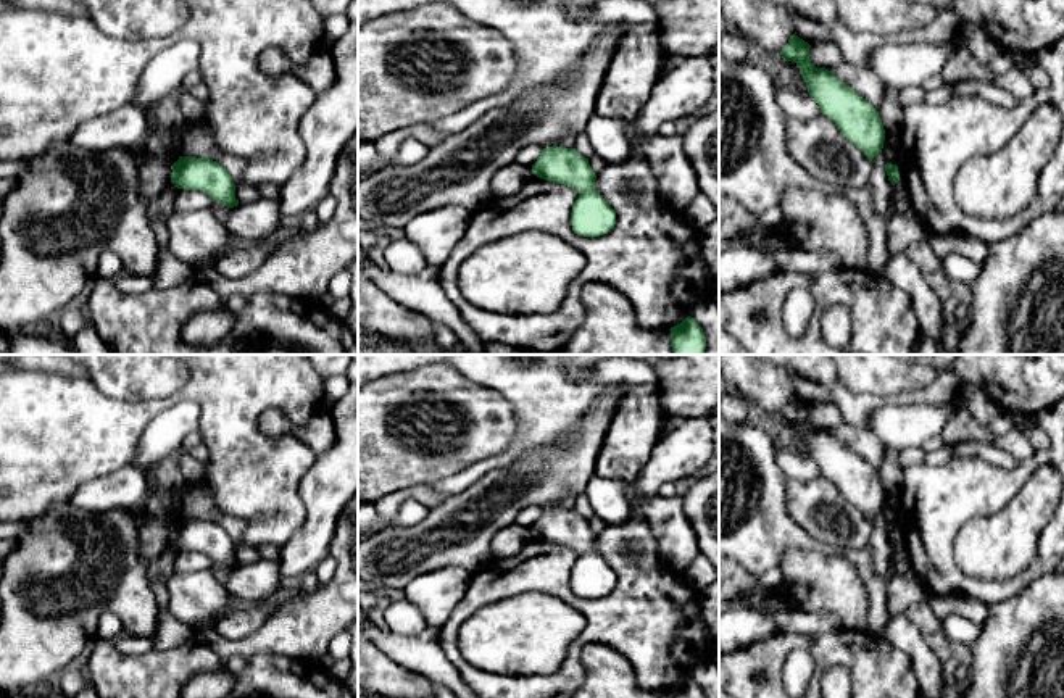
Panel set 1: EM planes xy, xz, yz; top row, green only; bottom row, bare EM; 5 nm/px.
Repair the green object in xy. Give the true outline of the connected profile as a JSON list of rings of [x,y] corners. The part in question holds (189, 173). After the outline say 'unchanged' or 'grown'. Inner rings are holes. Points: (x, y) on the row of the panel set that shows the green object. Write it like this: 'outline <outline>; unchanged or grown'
outline [[[179,156],[172,164],[171,182],[177,189],[205,192],[213,202],[222,202],[227,208],[239,205],[231,174],[210,158]]]; unchanged

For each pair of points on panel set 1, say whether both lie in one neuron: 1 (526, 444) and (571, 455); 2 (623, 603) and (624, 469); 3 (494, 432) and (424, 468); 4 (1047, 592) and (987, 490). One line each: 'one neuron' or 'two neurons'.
1: two neurons
2: two neurons
3: one neuron
4: two neurons

